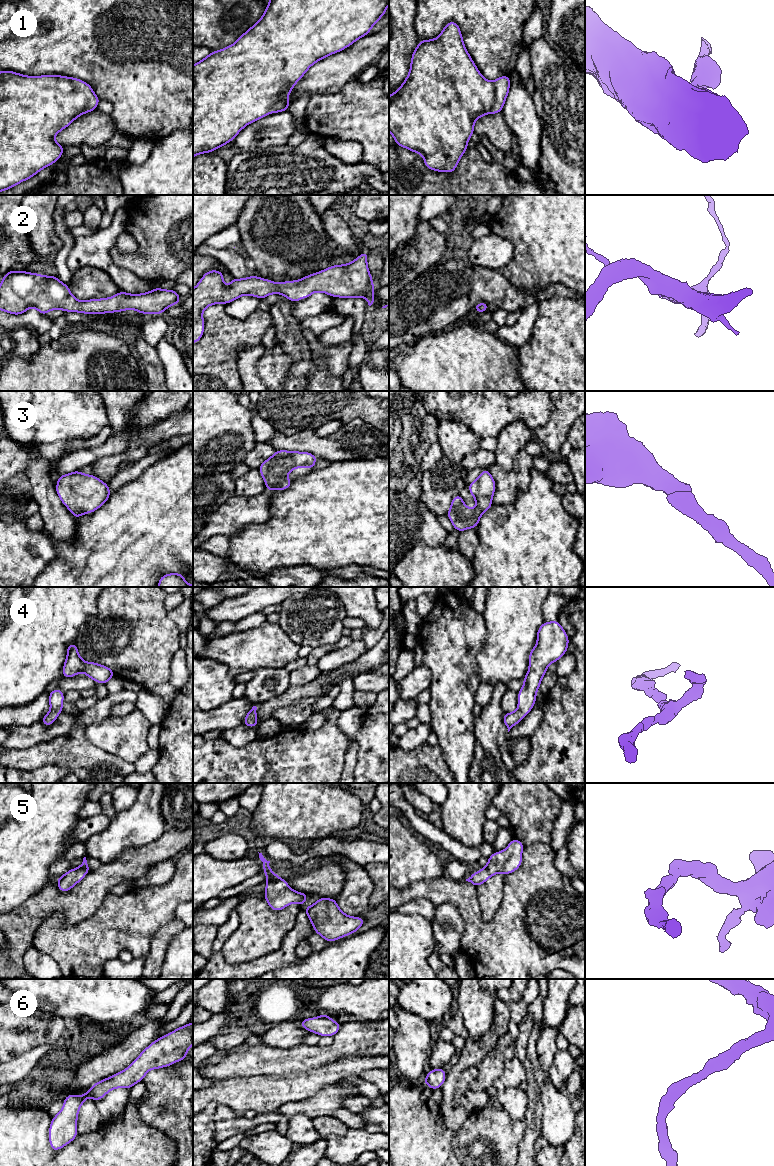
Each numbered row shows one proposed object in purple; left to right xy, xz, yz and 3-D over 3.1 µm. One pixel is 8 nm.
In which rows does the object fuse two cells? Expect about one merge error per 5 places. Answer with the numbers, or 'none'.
none

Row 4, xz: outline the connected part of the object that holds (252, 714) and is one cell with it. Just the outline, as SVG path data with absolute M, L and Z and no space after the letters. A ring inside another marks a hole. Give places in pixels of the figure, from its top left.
M253 706L252 709L246 714L244 718L243 724L248 726L248 727L257 727L258 722L257 722L257 713L256 713L257 707Z

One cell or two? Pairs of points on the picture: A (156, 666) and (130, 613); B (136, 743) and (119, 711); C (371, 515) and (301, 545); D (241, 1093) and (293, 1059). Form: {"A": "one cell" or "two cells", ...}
{"A": "one cell", "B": "two cells", "C": "one cell", "D": "two cells"}

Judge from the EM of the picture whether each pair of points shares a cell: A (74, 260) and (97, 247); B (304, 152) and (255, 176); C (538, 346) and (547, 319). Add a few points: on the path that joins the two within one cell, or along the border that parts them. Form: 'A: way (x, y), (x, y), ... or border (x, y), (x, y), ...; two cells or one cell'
A: way (80, 256), (86, 251), (91, 251); one cell
B: way (292, 164), (280, 176), (267, 176); one cell
C: way (545, 339), (547, 337), (547, 326); one cell

